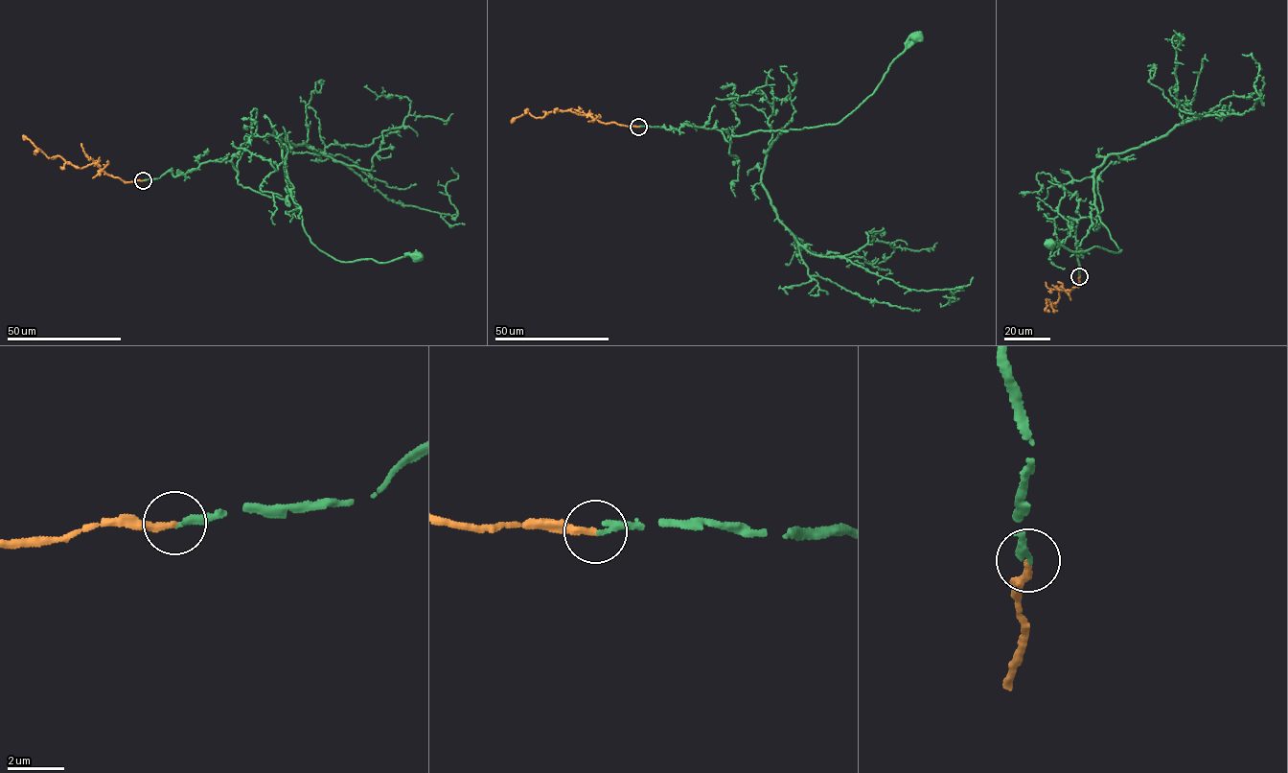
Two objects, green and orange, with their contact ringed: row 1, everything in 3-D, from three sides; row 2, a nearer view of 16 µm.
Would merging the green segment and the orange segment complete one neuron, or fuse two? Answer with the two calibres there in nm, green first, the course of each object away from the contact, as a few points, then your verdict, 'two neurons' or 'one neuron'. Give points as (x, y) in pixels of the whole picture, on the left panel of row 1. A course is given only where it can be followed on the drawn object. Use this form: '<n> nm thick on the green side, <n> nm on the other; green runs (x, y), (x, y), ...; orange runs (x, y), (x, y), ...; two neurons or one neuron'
220 nm thick on the green side, 240 nm on the other; green runs (144, 180), (226, 159), (239, 184), (287, 204), (290, 194), (311, 242), (336, 260), (419, 256); orange runs (143, 180), (124, 181), (107, 175), (94, 163), (81, 168), (66, 163), (58, 156), (46, 156), (22, 136); one neuron

